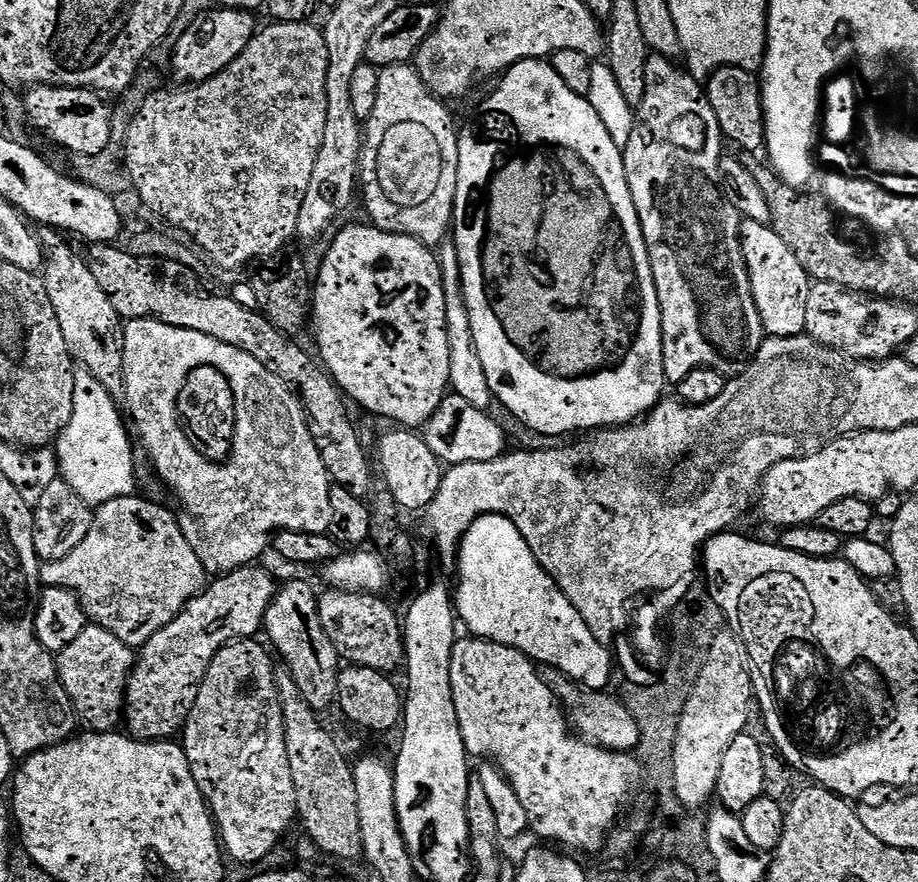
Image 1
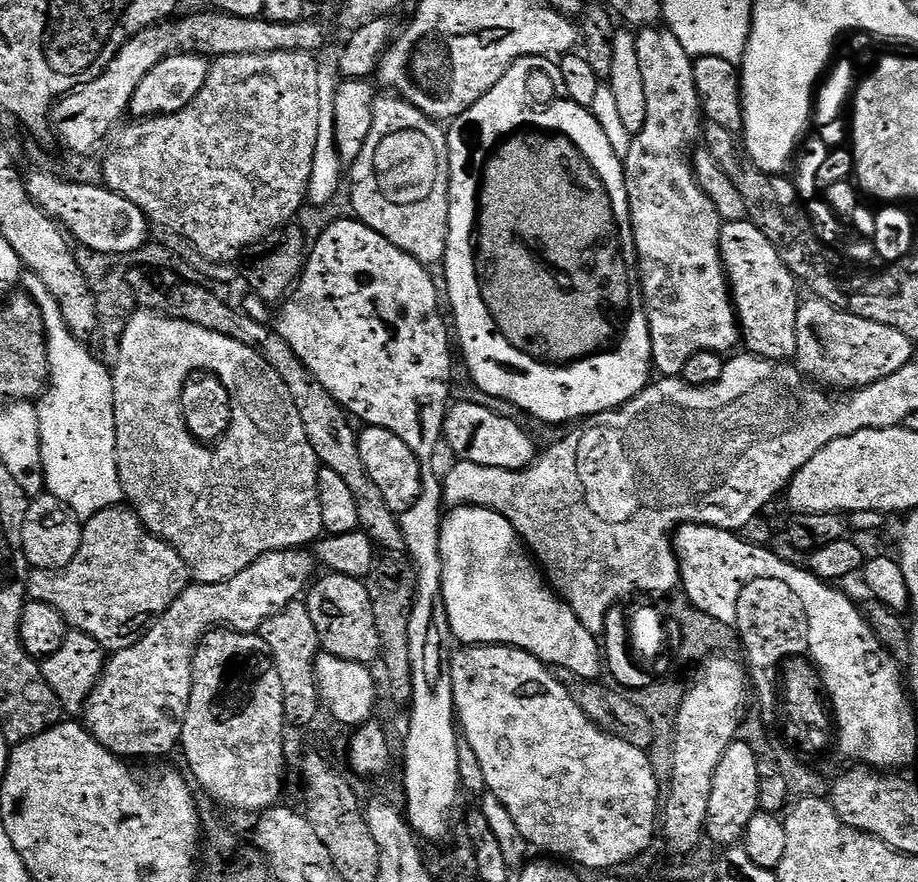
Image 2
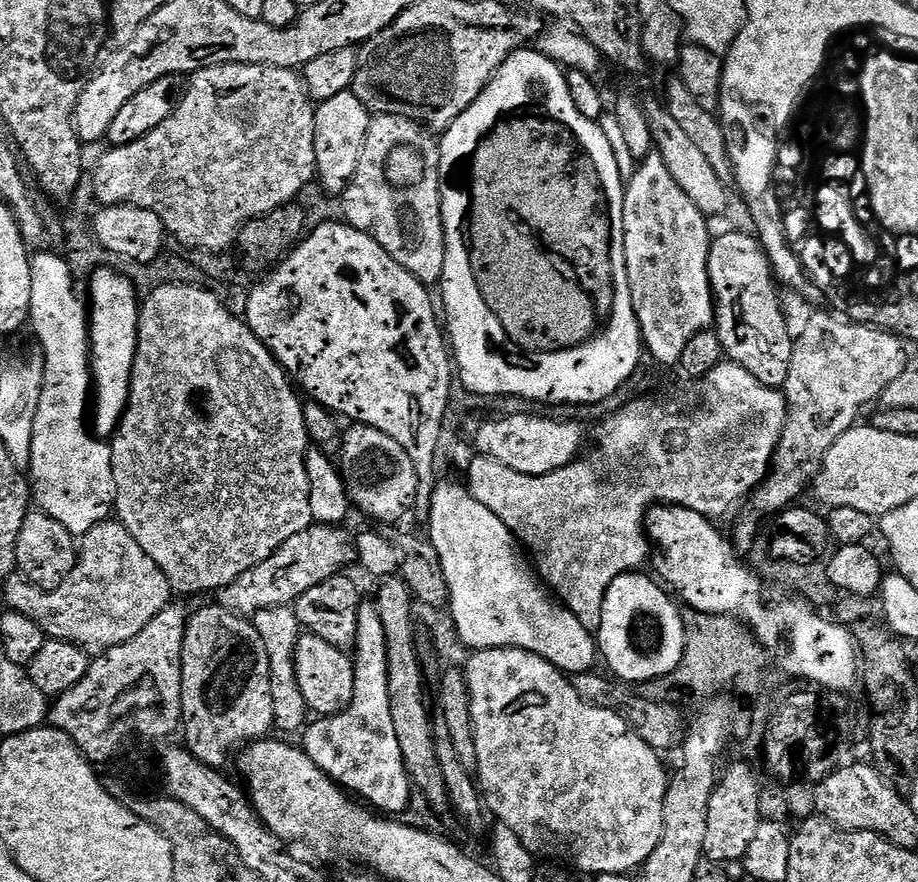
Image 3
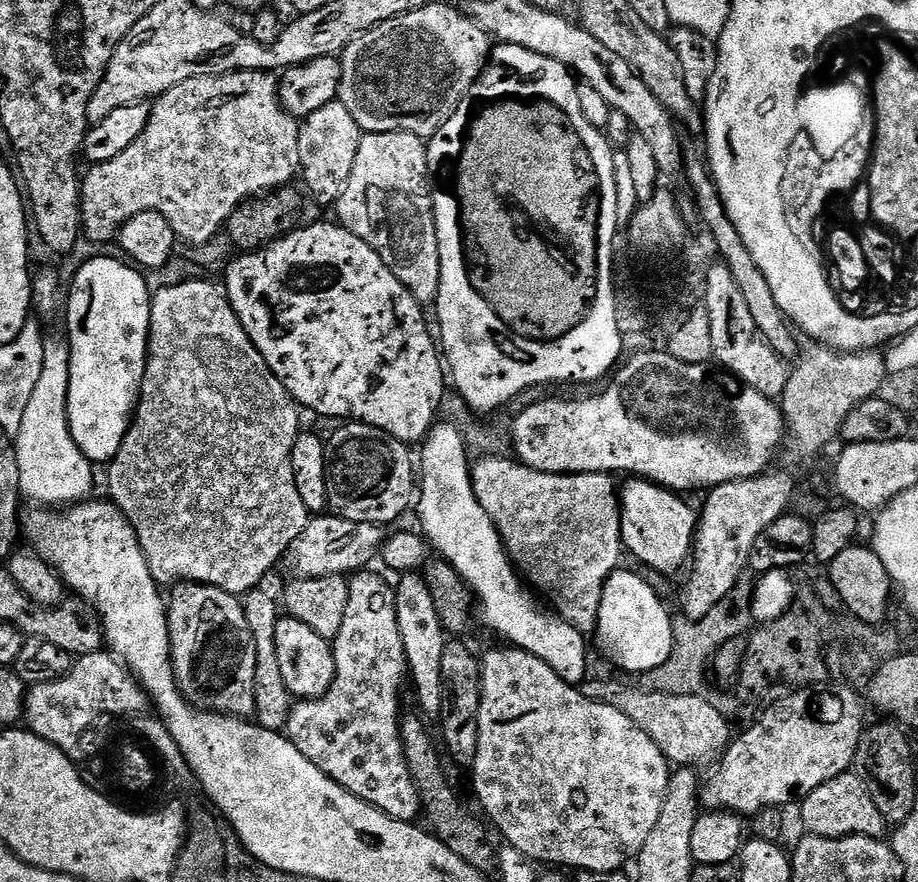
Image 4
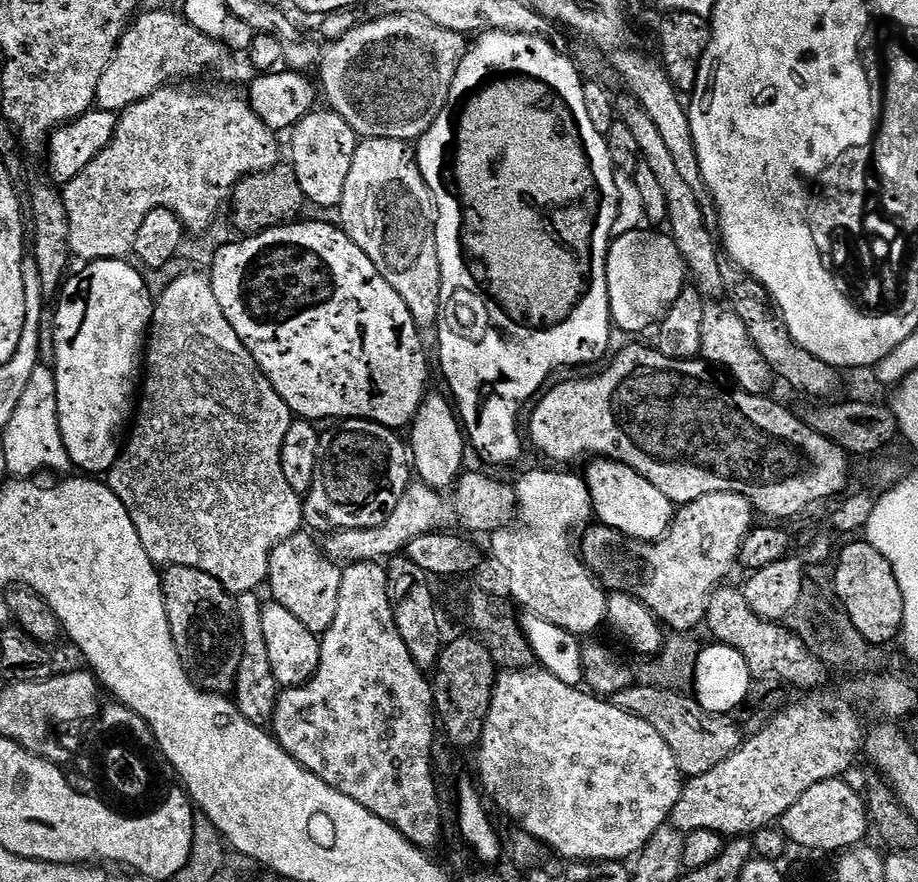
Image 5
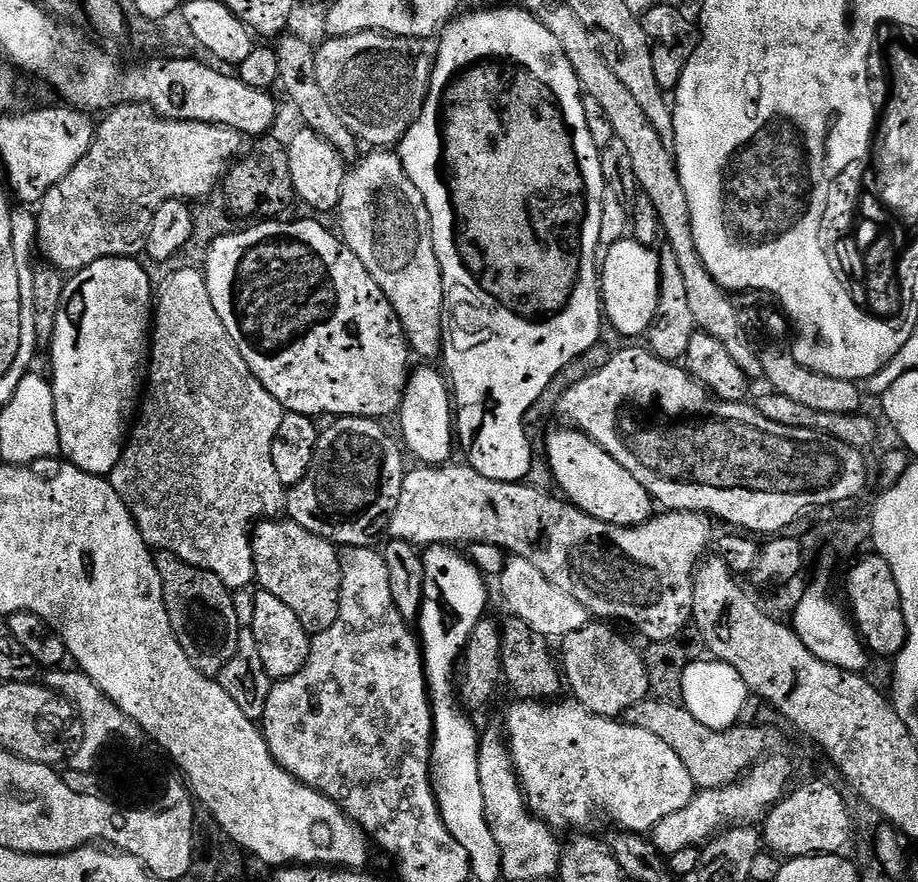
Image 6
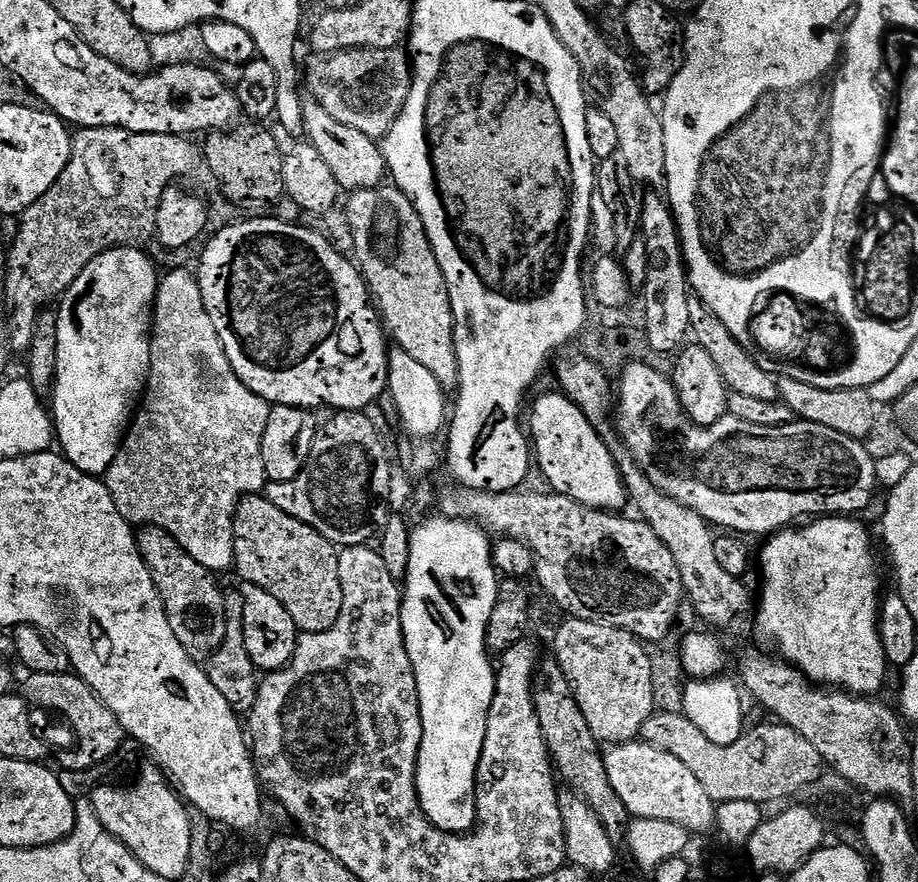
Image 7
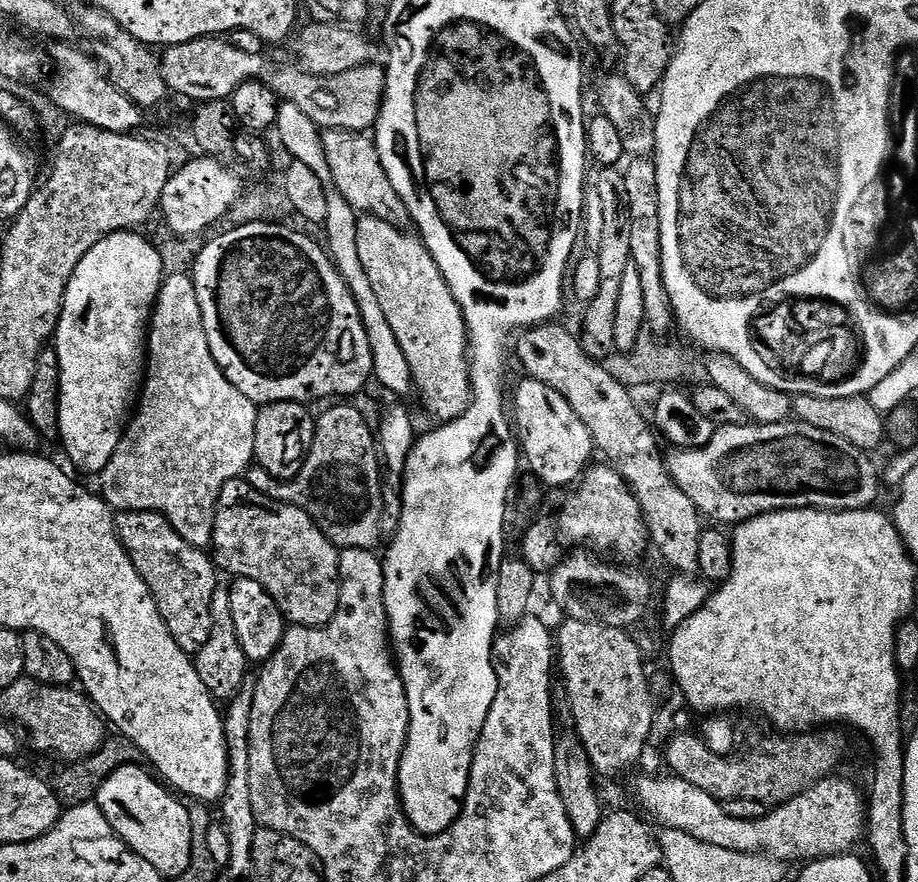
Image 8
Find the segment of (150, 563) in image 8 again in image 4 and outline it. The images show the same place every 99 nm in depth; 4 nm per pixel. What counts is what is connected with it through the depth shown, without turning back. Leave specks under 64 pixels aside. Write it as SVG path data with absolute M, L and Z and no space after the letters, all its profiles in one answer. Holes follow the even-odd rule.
M181 582L171 589L172 597L166 600L168 610L168 633L170 634L170 646L172 647L172 669L176 672L176 685L180 687L181 694L189 704L199 708L201 712L221 712L223 716L238 716L248 718L256 711L256 667L258 666L258 650L254 646L254 634L250 630L250 622L246 622L246 614L241 597L232 595L231 592L215 588L209 584L193 584Z

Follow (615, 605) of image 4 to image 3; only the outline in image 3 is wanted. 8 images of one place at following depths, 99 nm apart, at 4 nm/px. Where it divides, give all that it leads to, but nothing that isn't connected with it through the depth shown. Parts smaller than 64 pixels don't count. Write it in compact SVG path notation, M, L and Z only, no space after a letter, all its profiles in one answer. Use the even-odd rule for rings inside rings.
M643 571L627 572L614 578L607 587L602 602L601 621L596 633L597 651L602 660L614 672L619 681L637 684L668 676L680 664L685 650L685 628L675 599L651 575ZM639 615L652 615L657 620L657 632L661 635L661 645L651 654L641 654L632 649L632 620Z

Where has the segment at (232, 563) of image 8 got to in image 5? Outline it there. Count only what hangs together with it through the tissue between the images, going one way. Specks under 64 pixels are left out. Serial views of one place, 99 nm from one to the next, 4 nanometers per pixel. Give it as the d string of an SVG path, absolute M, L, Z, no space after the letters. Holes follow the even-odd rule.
M304 530L296 532L272 552L266 584L272 587L271 599L275 603L286 606L286 610L306 626L306 630L323 634L334 626L334 616L338 614L344 568L335 564L323 547L317 541L315 544L307 534Z

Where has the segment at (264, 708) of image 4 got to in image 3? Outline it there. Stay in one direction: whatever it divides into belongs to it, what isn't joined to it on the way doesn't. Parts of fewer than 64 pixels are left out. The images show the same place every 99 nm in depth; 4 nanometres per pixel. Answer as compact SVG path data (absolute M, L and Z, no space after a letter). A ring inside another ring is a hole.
M283 604L277 608L258 610L251 621L266 645L266 654L270 658L270 694L274 698L275 731L299 733L309 723L310 713L306 698L302 698L302 690L298 688L298 674L294 666L294 650L302 634L295 607Z

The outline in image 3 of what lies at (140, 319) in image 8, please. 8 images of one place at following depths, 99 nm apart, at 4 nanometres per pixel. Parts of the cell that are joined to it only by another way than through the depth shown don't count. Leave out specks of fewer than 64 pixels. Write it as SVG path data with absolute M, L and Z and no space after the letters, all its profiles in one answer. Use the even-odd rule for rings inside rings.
M104 267L91 276L90 367L94 385L94 412L96 408L94 432L100 438L108 438L115 433L128 405L130 378L138 350L140 305L136 285L123 272Z

